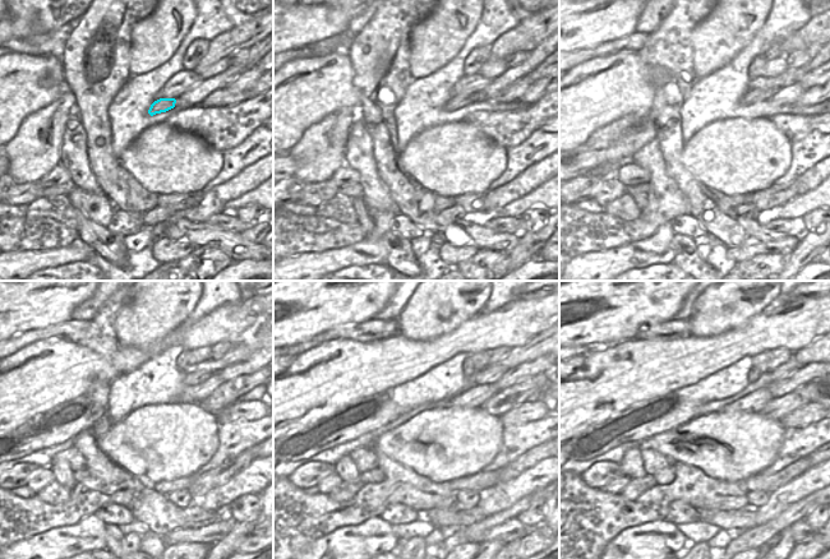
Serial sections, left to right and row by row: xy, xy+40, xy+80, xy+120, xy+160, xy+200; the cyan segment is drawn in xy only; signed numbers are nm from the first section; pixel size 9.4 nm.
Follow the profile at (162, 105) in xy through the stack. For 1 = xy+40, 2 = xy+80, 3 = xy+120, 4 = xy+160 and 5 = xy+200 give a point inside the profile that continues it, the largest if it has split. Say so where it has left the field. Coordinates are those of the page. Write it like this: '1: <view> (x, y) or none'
1: xy+40 (462, 100)
2: xy+80 (759, 95)
3: xy+120 (190, 379)
4: xy+160 (490, 374)
5: xy+200 (784, 370)

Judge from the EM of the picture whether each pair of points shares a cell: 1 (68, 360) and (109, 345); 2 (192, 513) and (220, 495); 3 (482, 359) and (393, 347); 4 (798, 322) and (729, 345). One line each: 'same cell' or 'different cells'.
1: different cells
2: different cells
3: different cells
4: same cell

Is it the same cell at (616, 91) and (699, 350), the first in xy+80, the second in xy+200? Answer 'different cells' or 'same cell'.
same cell

